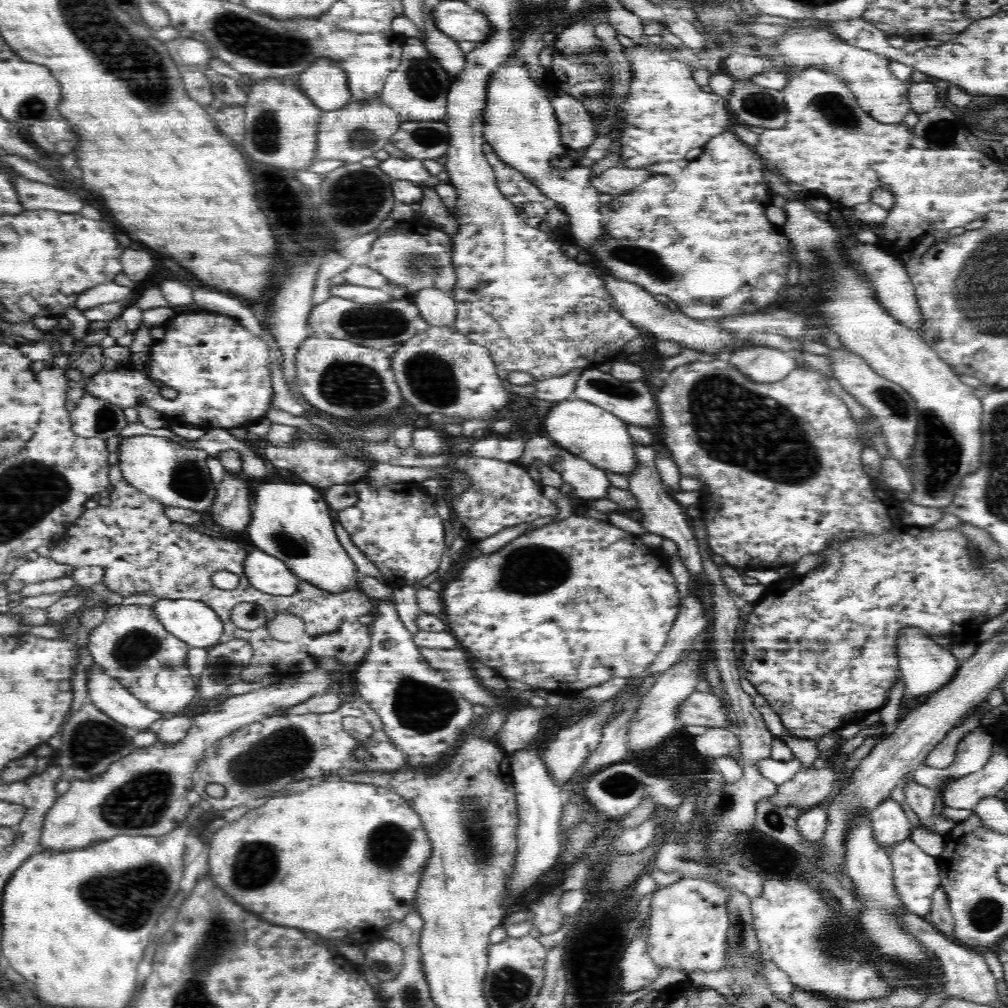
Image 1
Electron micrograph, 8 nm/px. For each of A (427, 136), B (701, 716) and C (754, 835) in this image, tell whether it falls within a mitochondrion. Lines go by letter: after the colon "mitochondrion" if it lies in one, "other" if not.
A: mitochondrion
B: other
C: mitochondrion

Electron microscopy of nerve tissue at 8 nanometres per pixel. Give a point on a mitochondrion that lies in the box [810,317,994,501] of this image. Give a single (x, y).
(941, 449)

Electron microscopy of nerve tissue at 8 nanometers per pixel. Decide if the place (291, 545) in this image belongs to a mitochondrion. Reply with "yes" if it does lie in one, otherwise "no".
yes

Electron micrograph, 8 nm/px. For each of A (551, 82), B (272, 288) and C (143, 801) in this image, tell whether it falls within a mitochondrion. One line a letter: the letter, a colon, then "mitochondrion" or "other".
A: other
B: other
C: mitochondrion

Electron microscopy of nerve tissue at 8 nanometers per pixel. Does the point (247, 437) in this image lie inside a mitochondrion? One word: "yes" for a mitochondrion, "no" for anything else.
no

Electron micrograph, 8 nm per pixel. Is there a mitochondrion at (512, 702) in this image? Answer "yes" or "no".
no

